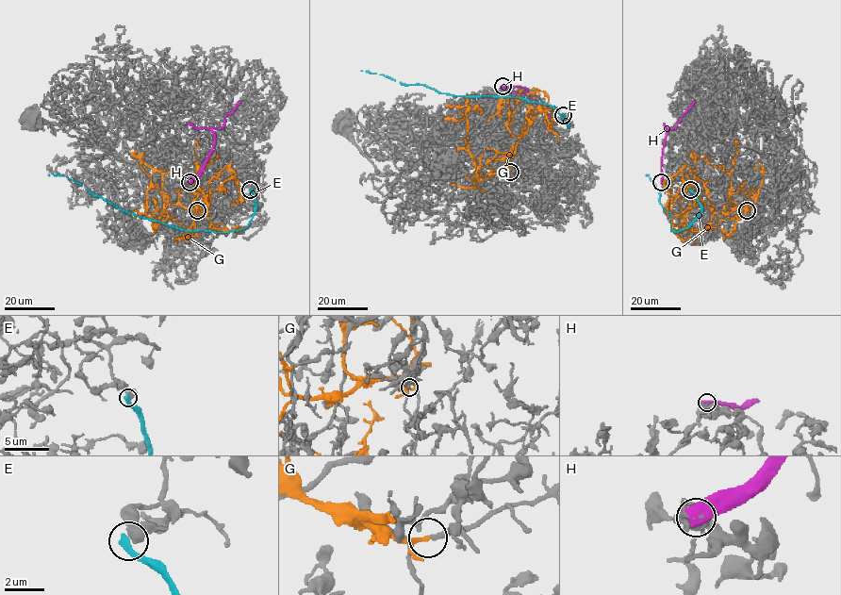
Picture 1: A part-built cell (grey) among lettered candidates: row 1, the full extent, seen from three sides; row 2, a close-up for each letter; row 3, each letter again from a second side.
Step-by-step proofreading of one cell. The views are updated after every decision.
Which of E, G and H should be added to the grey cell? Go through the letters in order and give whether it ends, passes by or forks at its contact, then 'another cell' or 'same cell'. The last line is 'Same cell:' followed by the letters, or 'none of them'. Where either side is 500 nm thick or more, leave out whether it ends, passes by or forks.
E: it ends; another cell
G: it passes by; another cell
H: another cell
Same cell: none of them

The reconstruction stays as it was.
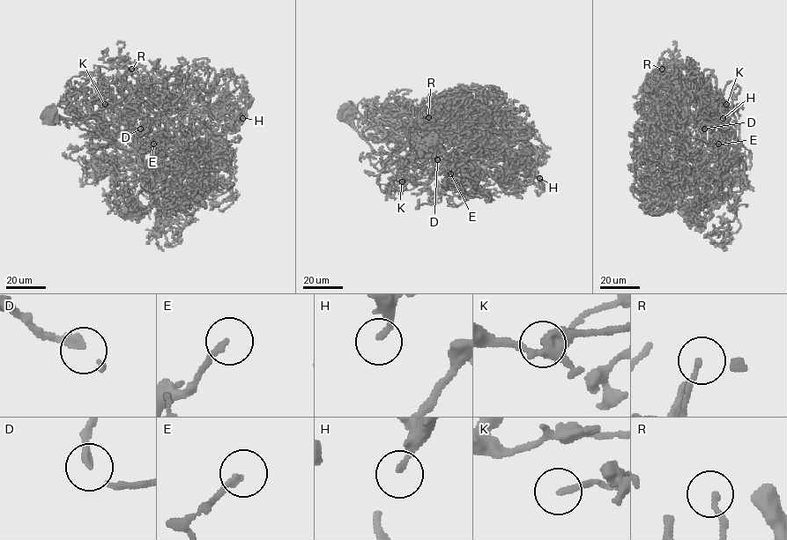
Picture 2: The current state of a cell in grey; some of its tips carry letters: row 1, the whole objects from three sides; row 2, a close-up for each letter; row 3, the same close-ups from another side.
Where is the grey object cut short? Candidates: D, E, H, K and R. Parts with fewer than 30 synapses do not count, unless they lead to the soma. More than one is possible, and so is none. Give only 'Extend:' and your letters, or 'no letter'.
Extend: no letter

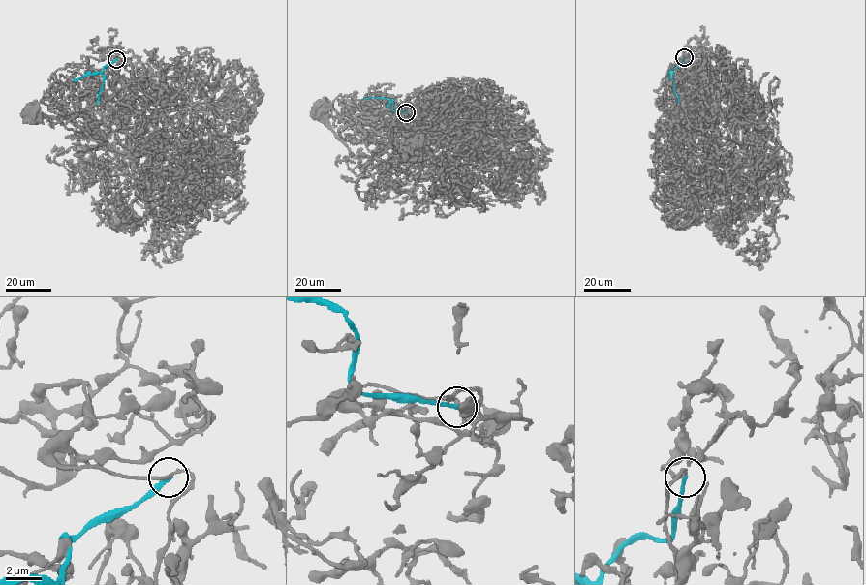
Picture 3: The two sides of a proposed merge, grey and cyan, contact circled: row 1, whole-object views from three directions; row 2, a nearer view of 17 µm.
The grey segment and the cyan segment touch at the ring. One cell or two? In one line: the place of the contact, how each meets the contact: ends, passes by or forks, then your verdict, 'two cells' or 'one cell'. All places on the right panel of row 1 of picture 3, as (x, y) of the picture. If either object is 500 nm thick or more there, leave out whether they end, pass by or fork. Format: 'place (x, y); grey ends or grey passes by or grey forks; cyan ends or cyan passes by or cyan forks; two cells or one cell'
place (684, 57); grey passes by; cyan ends; two cells

